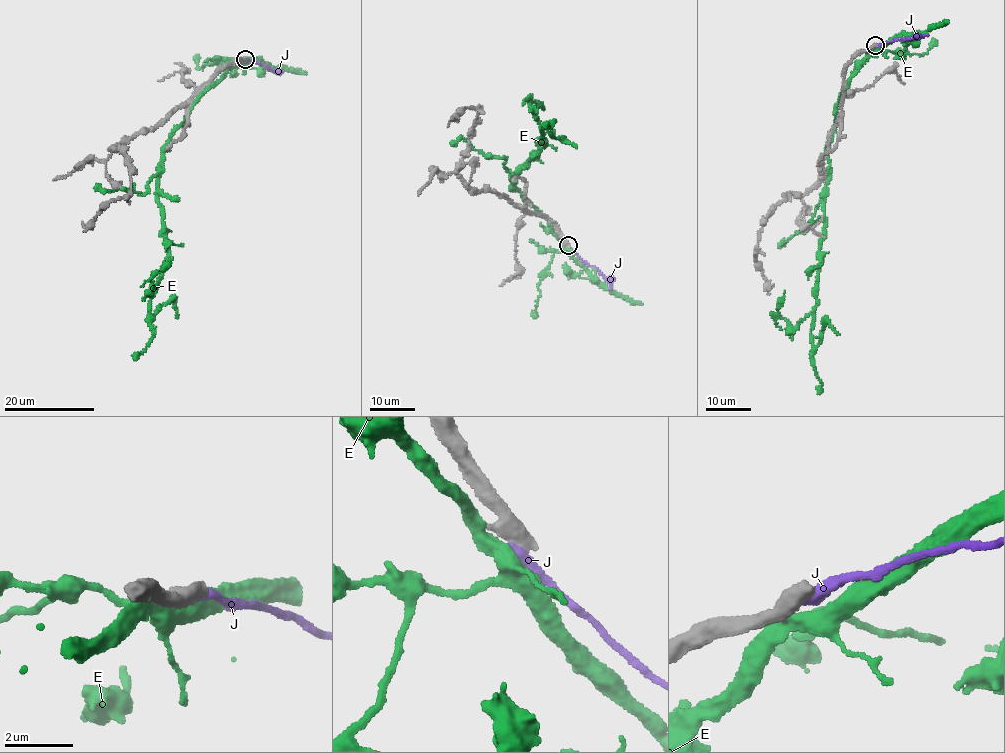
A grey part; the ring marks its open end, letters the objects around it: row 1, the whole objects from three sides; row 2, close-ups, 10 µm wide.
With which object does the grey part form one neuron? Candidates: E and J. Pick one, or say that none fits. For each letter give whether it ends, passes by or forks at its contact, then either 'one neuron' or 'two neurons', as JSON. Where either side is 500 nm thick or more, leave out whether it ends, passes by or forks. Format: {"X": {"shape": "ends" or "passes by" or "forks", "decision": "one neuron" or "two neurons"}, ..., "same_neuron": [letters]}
{"E": {"shape": "passes by", "decision": "two neurons"}, "J": {"decision": "two neurons"}, "same_neuron": []}

